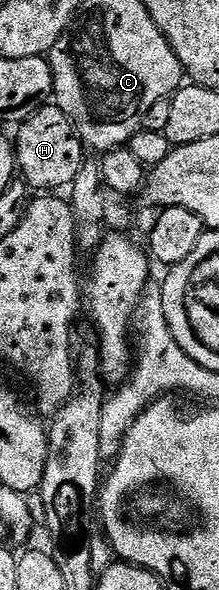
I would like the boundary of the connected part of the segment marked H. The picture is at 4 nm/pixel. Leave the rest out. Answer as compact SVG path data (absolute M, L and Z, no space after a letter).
M57 106L39 108L28 119L21 121L16 131L18 131L18 140L16 139L17 171L31 189L58 190L54 188L62 187L65 189L79 179L78 171L82 168L84 145L77 132L74 131L72 122Z

